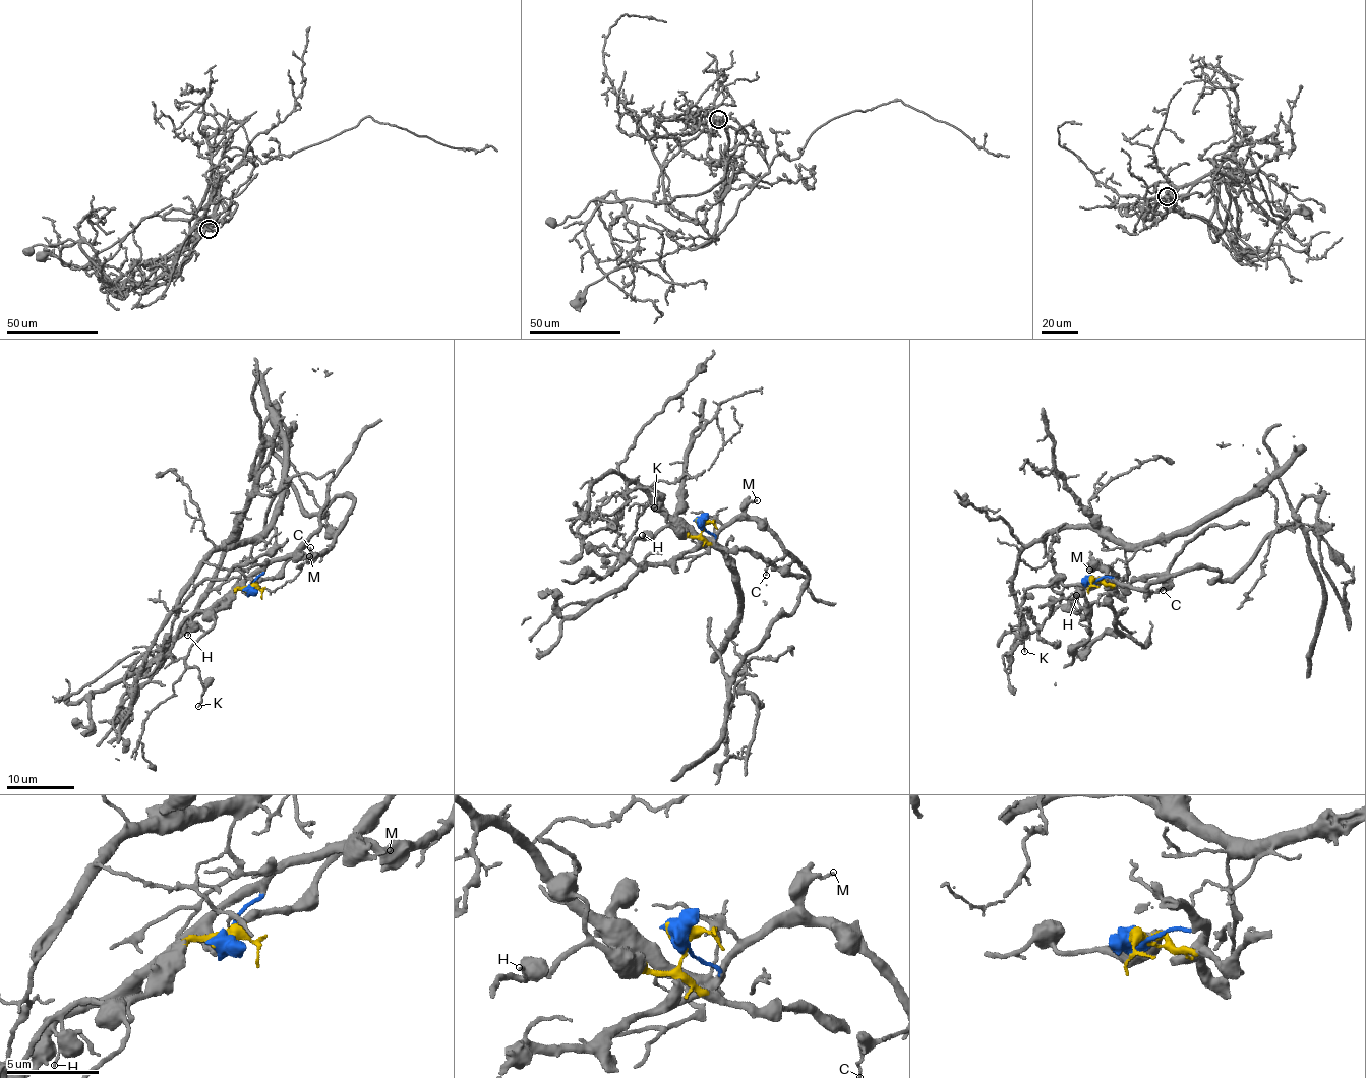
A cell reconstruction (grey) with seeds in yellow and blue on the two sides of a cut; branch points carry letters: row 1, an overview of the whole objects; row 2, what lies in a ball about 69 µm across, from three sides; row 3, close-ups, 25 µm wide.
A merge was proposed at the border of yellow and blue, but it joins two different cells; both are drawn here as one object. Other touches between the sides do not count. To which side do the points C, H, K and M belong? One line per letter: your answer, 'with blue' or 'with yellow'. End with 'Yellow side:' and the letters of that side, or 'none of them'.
C: with blue
H: with yellow
K: with yellow
M: with blue
Yellow side: H, K

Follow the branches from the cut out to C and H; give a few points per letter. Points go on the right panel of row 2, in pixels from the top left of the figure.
C: (1092, 580), (1111, 576), (1105, 567), (1107, 574), (1148, 592), (1147, 595), (1163, 589)
H: (1092, 579), (1103, 583), (1100, 577), (1082, 586), (1081, 582), (1088, 582), (1076, 596)

